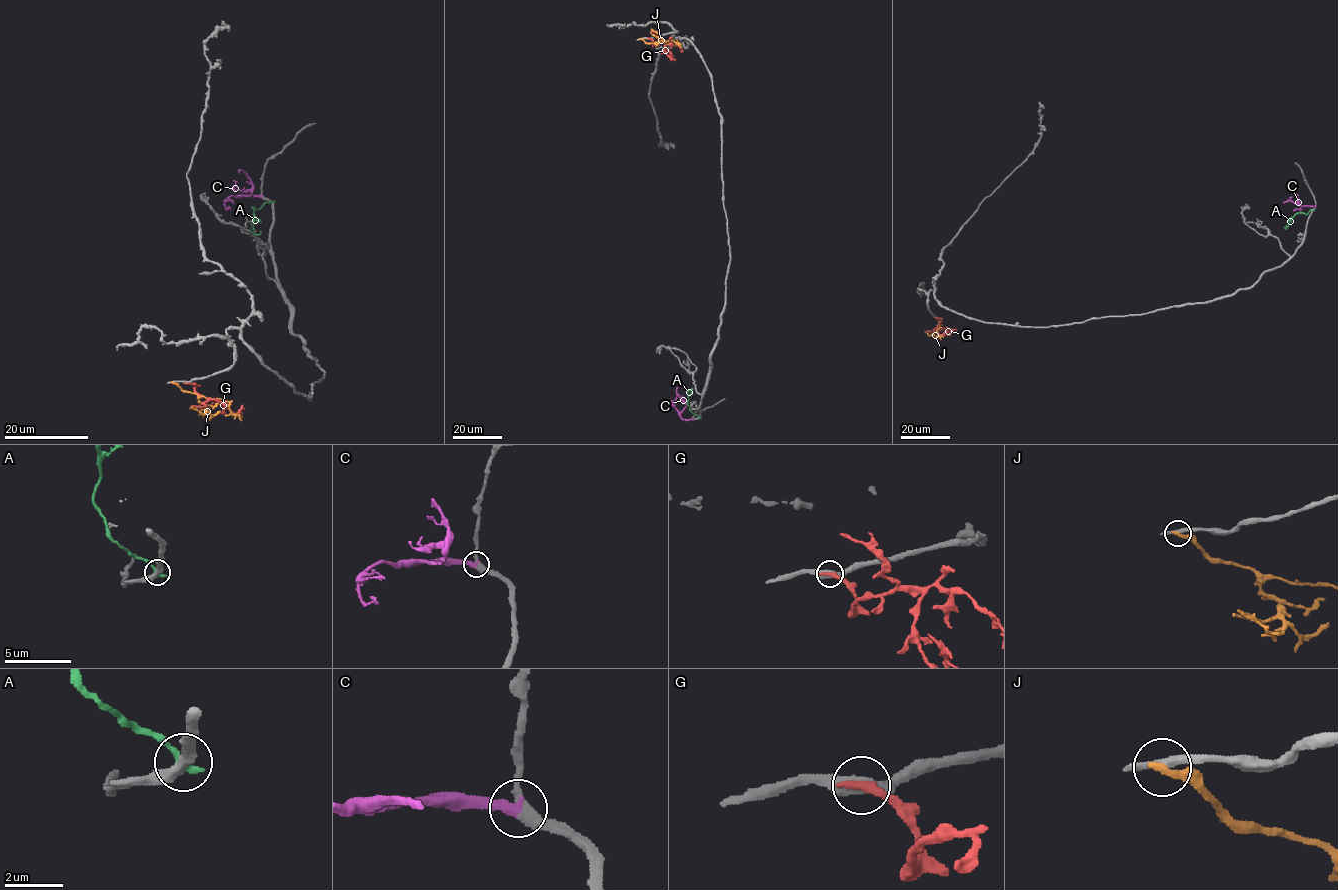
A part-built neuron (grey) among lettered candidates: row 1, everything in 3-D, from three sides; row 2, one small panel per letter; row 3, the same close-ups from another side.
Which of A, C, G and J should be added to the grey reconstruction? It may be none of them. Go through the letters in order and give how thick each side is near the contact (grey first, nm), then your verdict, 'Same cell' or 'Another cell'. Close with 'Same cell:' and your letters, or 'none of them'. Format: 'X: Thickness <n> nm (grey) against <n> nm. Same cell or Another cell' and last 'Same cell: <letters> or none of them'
A: Thickness 340 nm (grey) against 240 nm. Another cell
C: Thickness 280 nm (grey) against 320 nm. Same cell
G: Thickness 440 nm (grey) against 300 nm. Another cell
J: Thickness 320 nm (grey) against 300 nm. Another cell
Same cell: C

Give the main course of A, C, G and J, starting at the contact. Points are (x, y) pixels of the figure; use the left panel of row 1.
A: (271, 201), (257, 210), (252, 207), (253, 233), (258, 235), (260, 230)
C: (261, 196), (240, 196), (248, 196), (251, 192), (233, 188), (236, 190)
G: (187, 383), (193, 383), (198, 394), (222, 405), (223, 410), (216, 414)
J: (172, 382), (184, 390), (224, 400), (230, 403), (231, 411), (242, 417)

